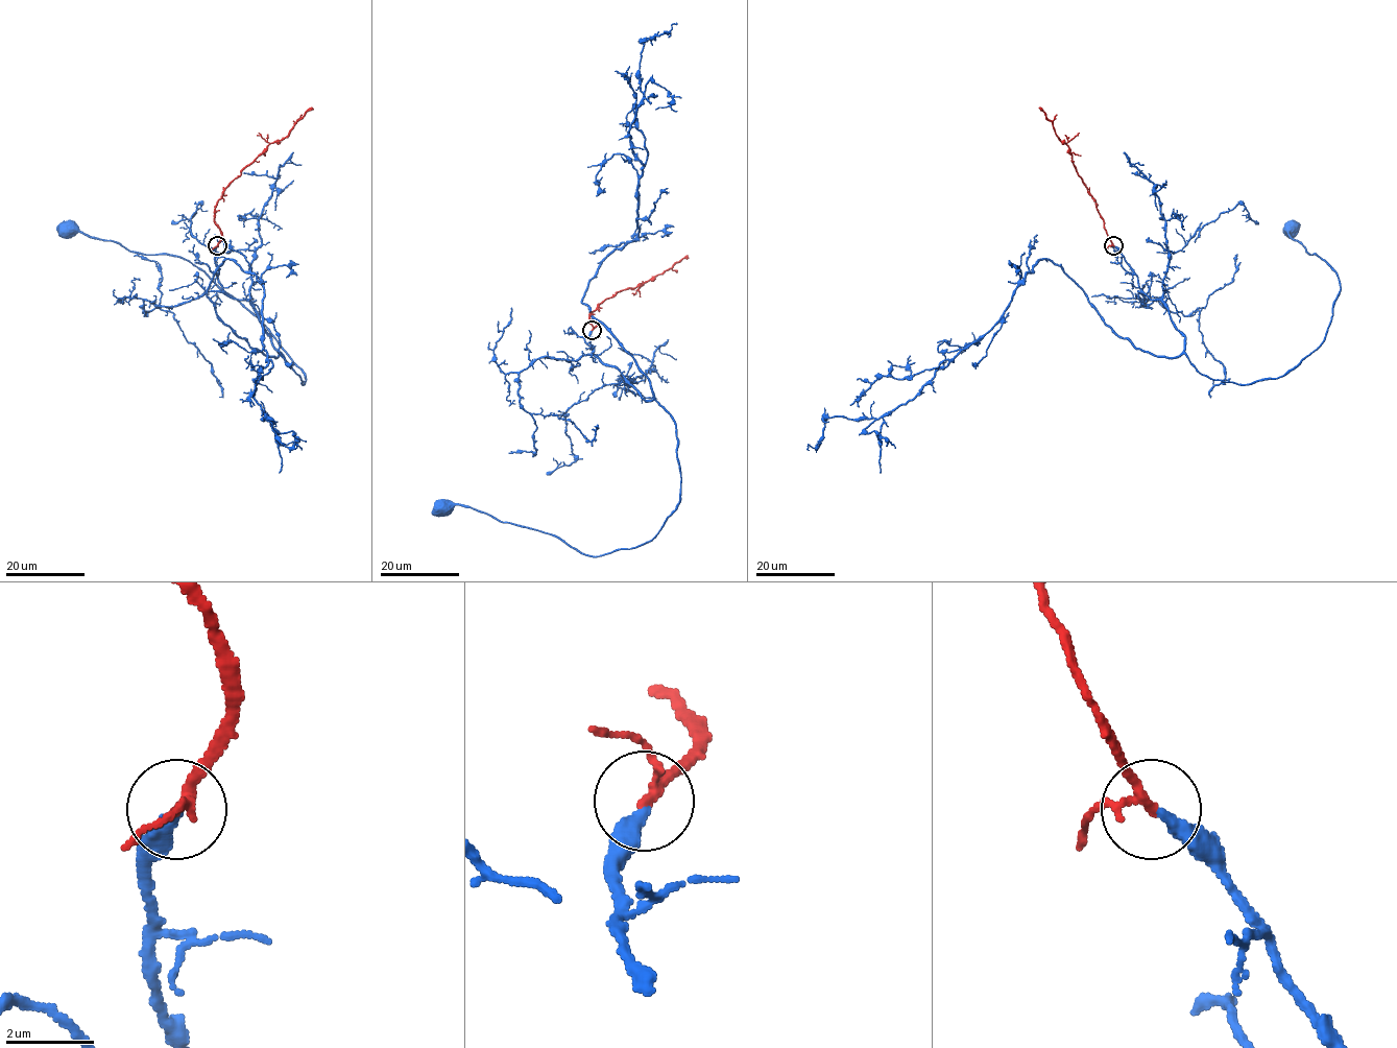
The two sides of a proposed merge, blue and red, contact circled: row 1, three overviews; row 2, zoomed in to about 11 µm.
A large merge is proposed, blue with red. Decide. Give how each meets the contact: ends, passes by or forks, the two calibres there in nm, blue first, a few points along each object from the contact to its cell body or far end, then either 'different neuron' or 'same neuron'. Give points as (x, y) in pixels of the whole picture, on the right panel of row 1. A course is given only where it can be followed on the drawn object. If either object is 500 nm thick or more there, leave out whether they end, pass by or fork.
blue ends there; red passes by; 340 nm thick on the blue side, 180 nm on the other; blue runs (1113, 246), (1166, 309), (1188, 361), (1242, 384), (1285, 375), (1313, 352), (1340, 291), (1338, 276), (1289, 230); red runs (1113, 246), (1096, 201), (1074, 166), (1069, 147), (1059, 139), (1053, 124), (1039, 108); same neuron

